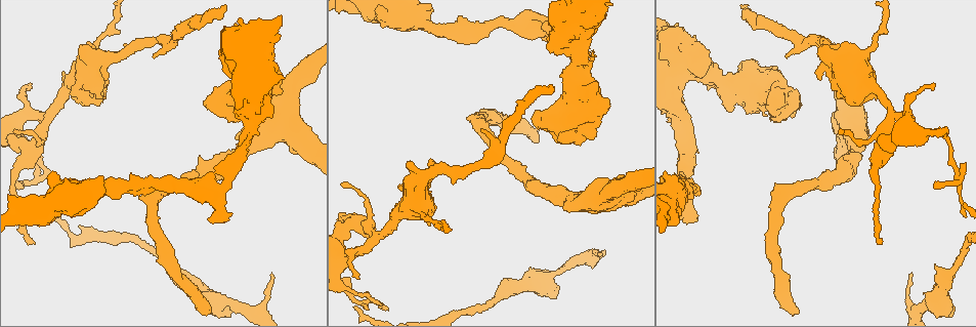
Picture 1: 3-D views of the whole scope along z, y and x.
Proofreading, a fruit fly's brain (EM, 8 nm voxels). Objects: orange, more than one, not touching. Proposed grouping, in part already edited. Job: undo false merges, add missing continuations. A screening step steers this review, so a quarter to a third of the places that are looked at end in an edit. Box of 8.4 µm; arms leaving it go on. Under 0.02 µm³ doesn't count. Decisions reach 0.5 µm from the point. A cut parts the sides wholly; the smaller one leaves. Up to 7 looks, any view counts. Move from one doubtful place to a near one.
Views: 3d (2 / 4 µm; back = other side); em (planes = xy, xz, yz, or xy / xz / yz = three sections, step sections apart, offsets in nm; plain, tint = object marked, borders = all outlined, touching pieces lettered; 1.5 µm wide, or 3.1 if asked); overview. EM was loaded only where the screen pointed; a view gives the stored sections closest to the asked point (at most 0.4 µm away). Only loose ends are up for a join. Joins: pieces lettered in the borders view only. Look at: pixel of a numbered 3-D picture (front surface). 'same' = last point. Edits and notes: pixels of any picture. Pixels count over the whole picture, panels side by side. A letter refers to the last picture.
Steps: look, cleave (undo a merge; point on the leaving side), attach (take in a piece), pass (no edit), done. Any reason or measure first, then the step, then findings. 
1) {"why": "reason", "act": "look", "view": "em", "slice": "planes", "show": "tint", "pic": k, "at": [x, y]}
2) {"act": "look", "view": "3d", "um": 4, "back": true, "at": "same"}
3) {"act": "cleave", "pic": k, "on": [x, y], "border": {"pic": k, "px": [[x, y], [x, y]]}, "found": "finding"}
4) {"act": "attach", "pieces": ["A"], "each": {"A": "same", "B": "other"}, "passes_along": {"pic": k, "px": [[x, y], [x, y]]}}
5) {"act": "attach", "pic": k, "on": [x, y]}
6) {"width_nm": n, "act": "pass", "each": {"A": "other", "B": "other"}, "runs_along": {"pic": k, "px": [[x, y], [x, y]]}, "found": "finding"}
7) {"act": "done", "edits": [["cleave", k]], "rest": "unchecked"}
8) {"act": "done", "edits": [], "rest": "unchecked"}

{"why": "free end", "act": "look", "view": "em", "slice": "planes", "show": "tint", "pic": 1, "at": [208, 104]}

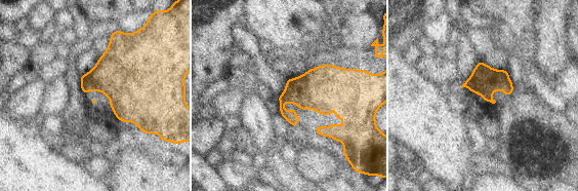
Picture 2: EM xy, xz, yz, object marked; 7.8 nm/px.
{"why": "what lies round it", "act": "look", "view": "em", "slice": "planes", "show": "borders", "at": "same"}

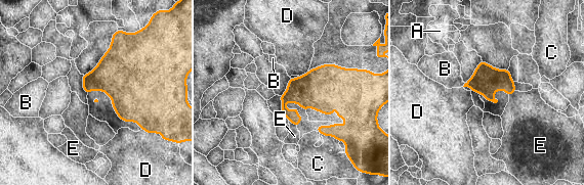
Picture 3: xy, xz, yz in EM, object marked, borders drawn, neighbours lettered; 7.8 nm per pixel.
{"act": "attach", "pieces": ["E"], "each": {"A": "other", "B": "other", "C": "other", "D": "other", "E": "same"}, "found": "the neuron continues"}

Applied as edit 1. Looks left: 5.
{"act": "look", "view": "overview"}

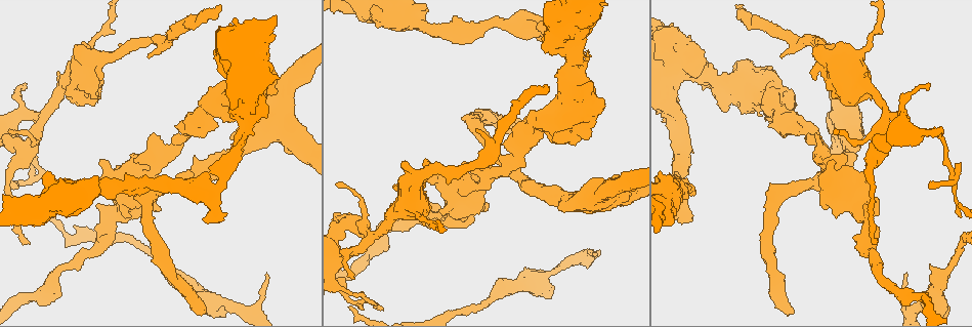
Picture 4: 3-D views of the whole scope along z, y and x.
{"why": "thick end", "act": "look", "view": "3d", "um": 4, "pic": 4, "at": [556, 33]}

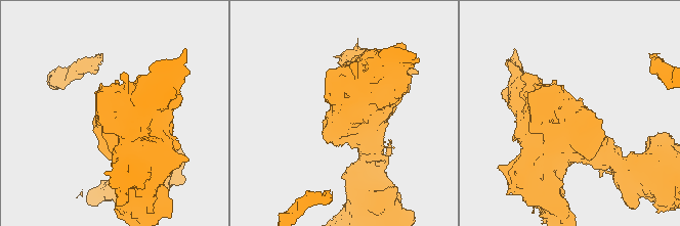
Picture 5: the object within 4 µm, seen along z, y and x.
{"why": "now the EM", "act": "look", "view": "em", "um": 3.1, "slice": "planes", "show": "borders", "pic": 5, "at": [344, 115]}

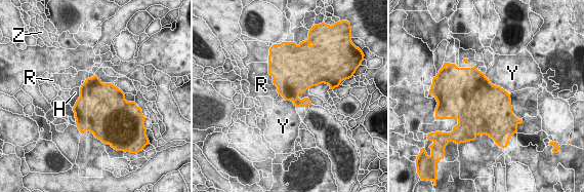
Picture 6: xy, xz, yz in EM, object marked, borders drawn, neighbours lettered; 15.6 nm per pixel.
{"act": "pass", "each": {"H": "other", "R": "other", "Y": "other", "Z": "other"}, "border": {"pic": 6, "px": [[484, 74], [508, 93]]}, "found": "none of them fits"}

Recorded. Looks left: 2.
{"why": "thin end", "act": "look", "view": "em", "slice": "xy", "step": 4, "show": "borders", "pic": 4, "at": [266, 275]}

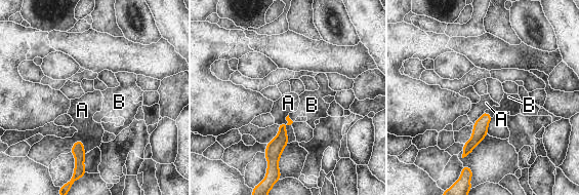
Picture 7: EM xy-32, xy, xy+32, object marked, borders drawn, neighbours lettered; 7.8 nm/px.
{"why": "cut it another way", "act": "look", "view": "em", "slice": "planes", "show": "borders", "at": "same"}

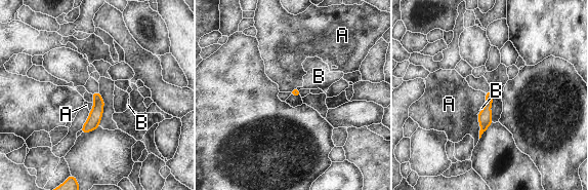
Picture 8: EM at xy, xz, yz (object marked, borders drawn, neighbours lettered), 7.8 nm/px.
{"act": "pass", "each": {"A": "other", "B": "other"}, "border": {"pic": 8, "px": [[477, 115], [479, 138]]}, "found": "none of them fits"}

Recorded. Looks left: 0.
{"act": "done", "edits": [["attach", 3]], "rest": "unchecked"}

